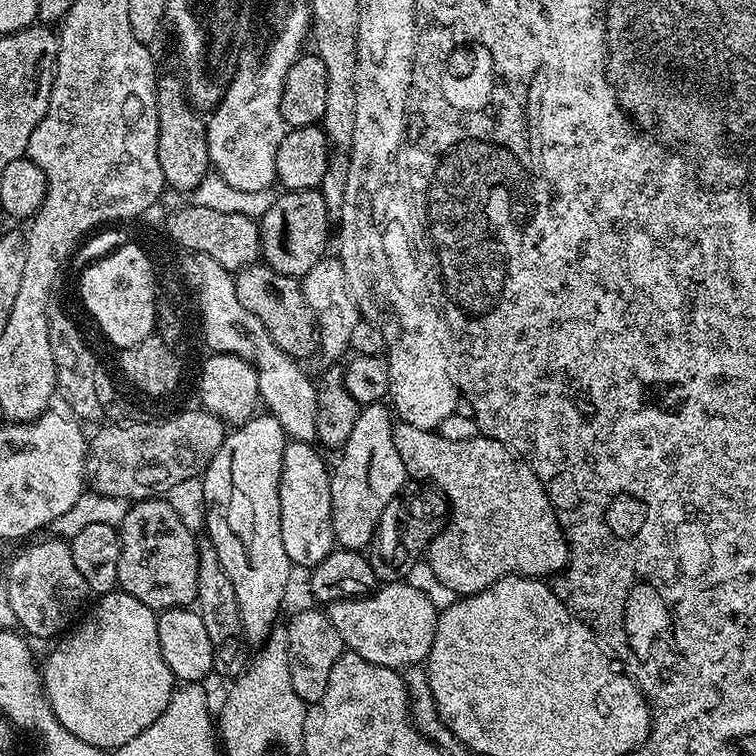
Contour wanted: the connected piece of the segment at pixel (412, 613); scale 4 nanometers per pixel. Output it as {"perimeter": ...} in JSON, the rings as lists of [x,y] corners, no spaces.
{"perimeter":[[[407,582],[377,587],[371,596],[359,596],[357,600],[336,600],[327,605],[326,611],[330,622],[334,622],[334,630],[338,630],[338,638],[342,638],[345,649],[378,666],[405,670],[423,665],[430,654],[430,646],[434,646],[438,610],[432,605],[430,598],[422,594],[422,590],[414,590],[414,586]]]}

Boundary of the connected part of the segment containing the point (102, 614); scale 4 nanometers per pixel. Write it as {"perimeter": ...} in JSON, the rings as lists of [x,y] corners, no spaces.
{"perimeter":[[[119,590],[115,592],[105,592],[97,600],[100,601],[93,606],[92,613],[90,613],[84,621],[81,619],[63,638],[57,639],[55,641],[55,644],[57,643],[56,649],[54,649],[45,660],[42,660],[44,695],[47,696],[48,705],[54,710],[58,722],[66,731],[70,734],[74,734],[74,738],[82,738],[82,742],[90,742],[90,746],[119,750],[123,744],[130,742],[130,738],[138,738],[138,734],[142,734],[142,730],[146,730],[146,726],[150,726],[155,722],[162,714],[162,710],[166,710],[166,706],[170,702],[170,698],[172,697],[174,689],[177,687],[178,681],[176,677],[173,676],[170,666],[166,666],[166,658],[162,658],[162,646],[158,646],[157,613],[153,611],[153,609],[145,606],[142,602],[138,602],[138,598],[134,598],[130,594]]]}

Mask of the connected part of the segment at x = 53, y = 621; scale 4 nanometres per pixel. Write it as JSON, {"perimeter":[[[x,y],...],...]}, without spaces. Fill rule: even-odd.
{"perimeter":[[[37,539],[32,542],[37,544],[29,543],[24,546],[29,548],[22,549],[8,564],[6,591],[10,610],[14,610],[17,625],[29,637],[59,637],[77,619],[76,611],[83,606],[84,599],[90,596],[86,578],[82,578],[82,574],[78,574],[78,566],[74,566],[74,554],[69,541],[51,539]]]}

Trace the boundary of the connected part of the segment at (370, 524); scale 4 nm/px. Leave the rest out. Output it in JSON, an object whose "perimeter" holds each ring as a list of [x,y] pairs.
{"perimeter":[[[387,403],[365,404],[354,422],[354,430],[339,453],[340,461],[330,475],[330,506],[332,529],[336,544],[351,552],[367,549],[376,536],[376,527],[382,518],[382,510],[399,496],[409,479],[408,471],[398,458],[394,446],[394,416]]]}

